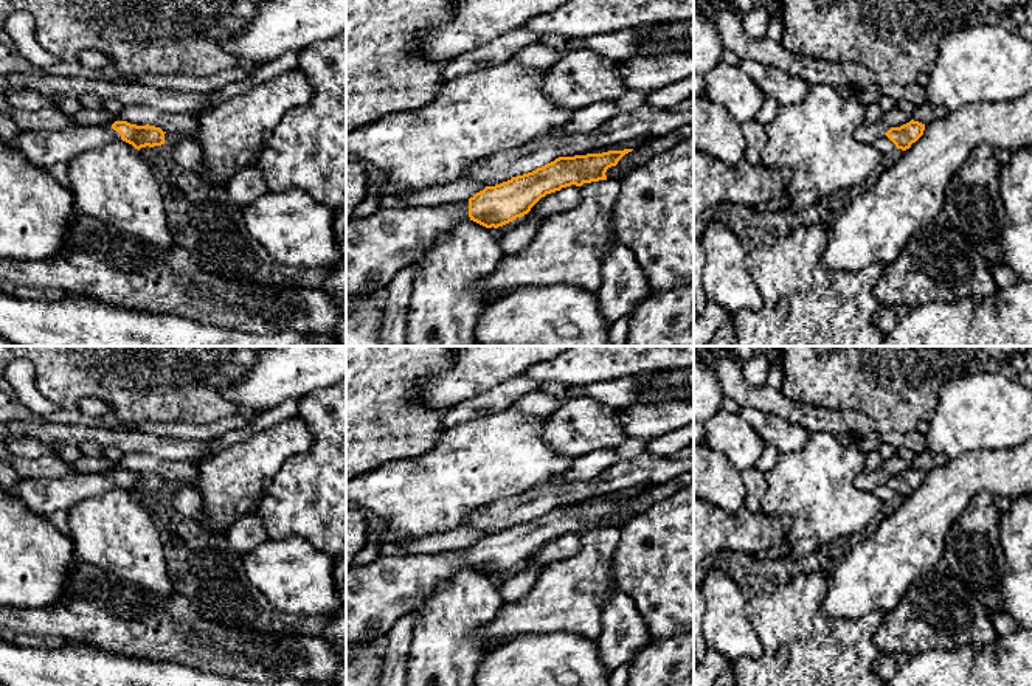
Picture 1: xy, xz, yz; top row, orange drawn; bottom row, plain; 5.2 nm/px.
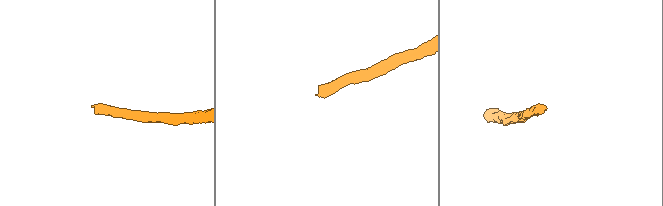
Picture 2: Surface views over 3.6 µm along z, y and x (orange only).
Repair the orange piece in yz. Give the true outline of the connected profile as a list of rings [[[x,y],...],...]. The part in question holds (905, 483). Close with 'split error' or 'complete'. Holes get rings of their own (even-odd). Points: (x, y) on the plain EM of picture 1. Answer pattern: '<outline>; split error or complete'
[[[911,467],[900,475],[891,475],[885,483],[895,492],[897,497],[906,498],[916,490],[925,478],[925,472]]]; complete

